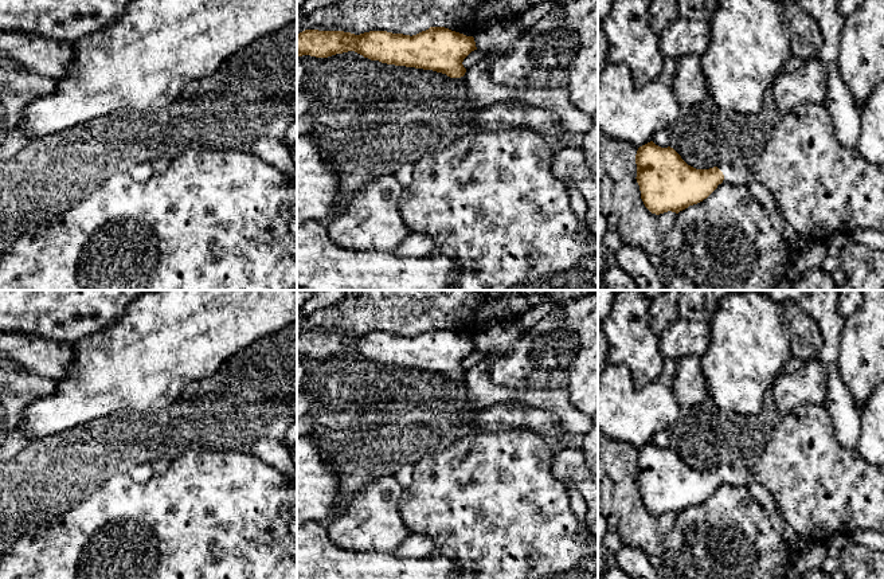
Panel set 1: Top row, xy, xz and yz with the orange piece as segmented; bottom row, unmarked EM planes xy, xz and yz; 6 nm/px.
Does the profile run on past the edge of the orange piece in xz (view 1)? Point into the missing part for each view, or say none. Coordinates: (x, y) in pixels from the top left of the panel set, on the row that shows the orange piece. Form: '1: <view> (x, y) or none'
1: none

